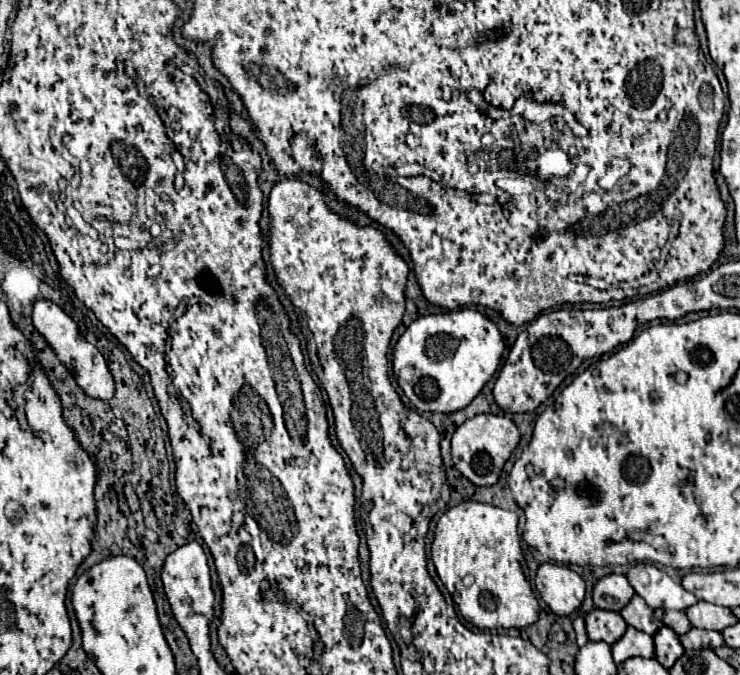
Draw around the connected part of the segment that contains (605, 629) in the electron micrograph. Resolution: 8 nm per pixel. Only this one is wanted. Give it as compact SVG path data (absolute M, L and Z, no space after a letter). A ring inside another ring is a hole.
M594 608L592 612L586 614L586 630L588 630L588 638L594 642L602 640L614 644L624 634L626 622L620 616L620 612Z

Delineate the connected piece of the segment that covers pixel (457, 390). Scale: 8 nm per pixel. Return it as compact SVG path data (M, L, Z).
M450 310L414 320L394 346L394 376L418 410L456 412L466 408L494 376L504 354L498 326L476 310Z

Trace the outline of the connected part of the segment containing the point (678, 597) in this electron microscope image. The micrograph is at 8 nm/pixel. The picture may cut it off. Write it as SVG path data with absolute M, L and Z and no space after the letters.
M634 564L626 574L630 586L646 600L650 608L686 610L698 602L694 594L676 584L664 570L654 564Z

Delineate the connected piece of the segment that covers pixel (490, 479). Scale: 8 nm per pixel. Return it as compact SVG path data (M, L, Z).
M478 414L460 424L452 436L452 460L458 472L476 486L492 486L498 482L502 466L520 442L520 432L510 416Z

